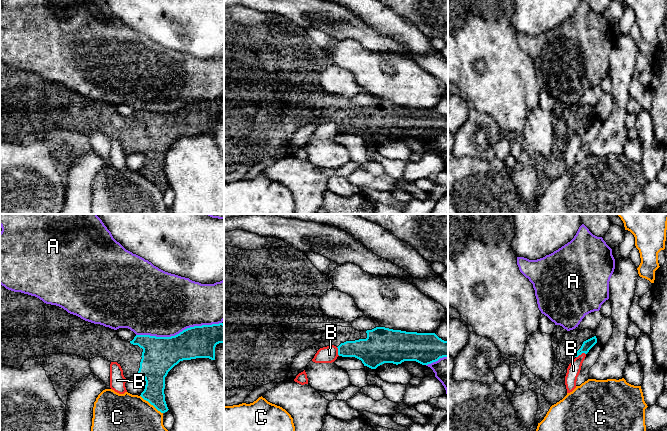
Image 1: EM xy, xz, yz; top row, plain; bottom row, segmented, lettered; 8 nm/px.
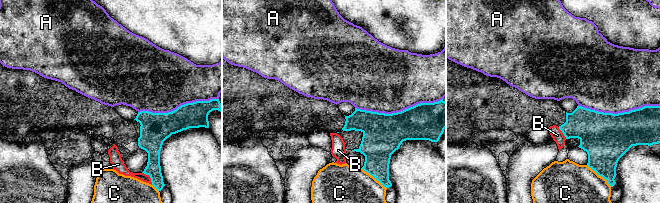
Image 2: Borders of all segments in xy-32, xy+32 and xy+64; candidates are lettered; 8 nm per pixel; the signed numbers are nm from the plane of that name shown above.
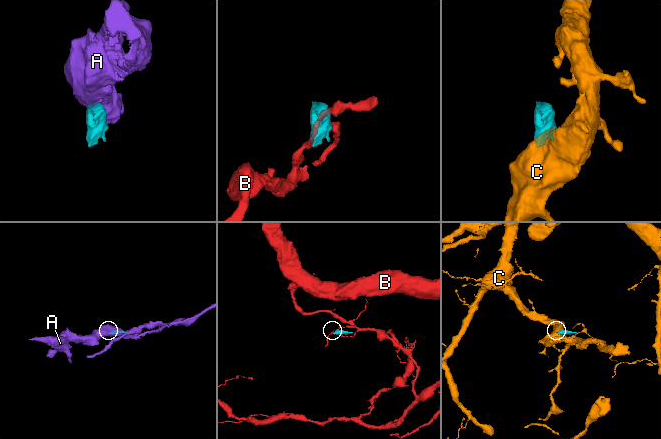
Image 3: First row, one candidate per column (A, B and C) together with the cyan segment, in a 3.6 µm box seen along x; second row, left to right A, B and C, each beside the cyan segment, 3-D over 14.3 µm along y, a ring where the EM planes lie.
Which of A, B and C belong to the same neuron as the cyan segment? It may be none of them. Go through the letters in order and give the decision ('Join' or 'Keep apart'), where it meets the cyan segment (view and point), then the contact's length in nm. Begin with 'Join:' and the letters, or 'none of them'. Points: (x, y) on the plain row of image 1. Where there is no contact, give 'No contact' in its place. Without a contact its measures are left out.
Join: none of them
A: Keep apart. Touches cyan at xy (179, 109). Shared border 700 nm
B: Keep apart. Touches cyan at yz (580, 130). Shared border 90 nm
C: Keep apart. Touches cyan at xy (151, 180). Shared border 240 nm

